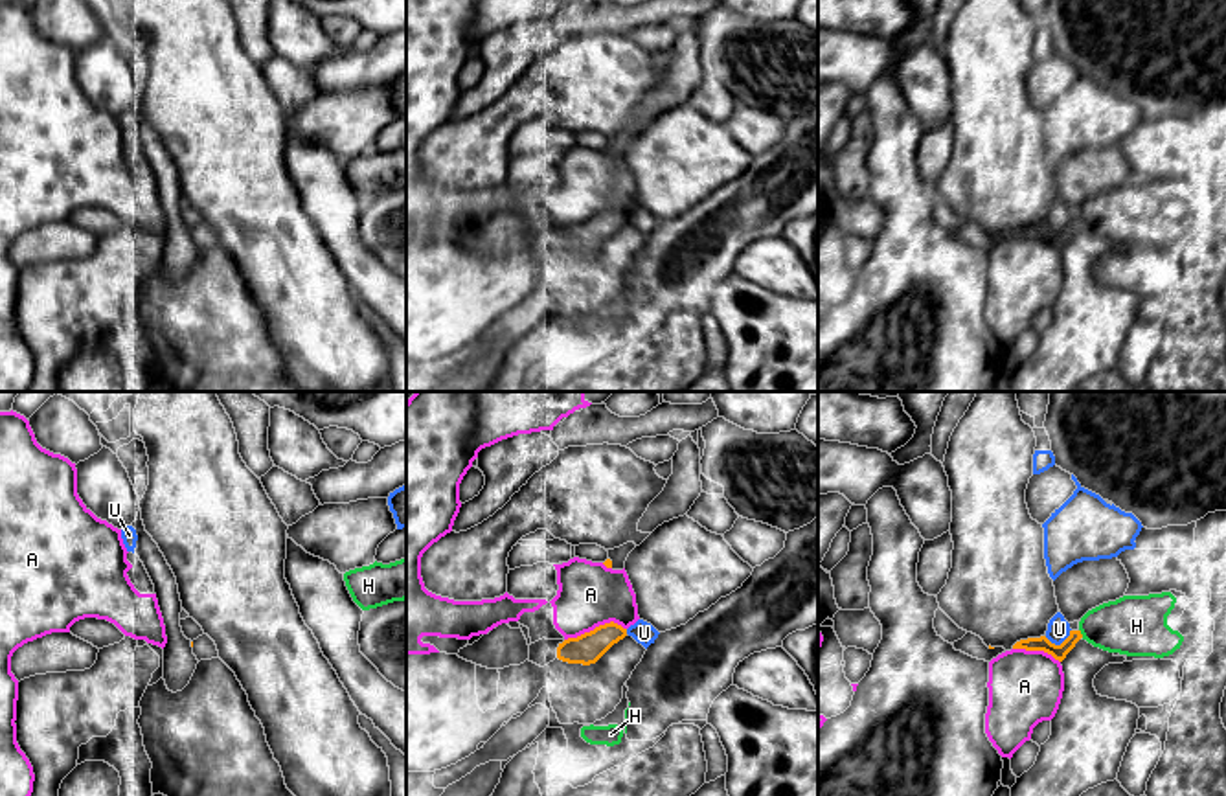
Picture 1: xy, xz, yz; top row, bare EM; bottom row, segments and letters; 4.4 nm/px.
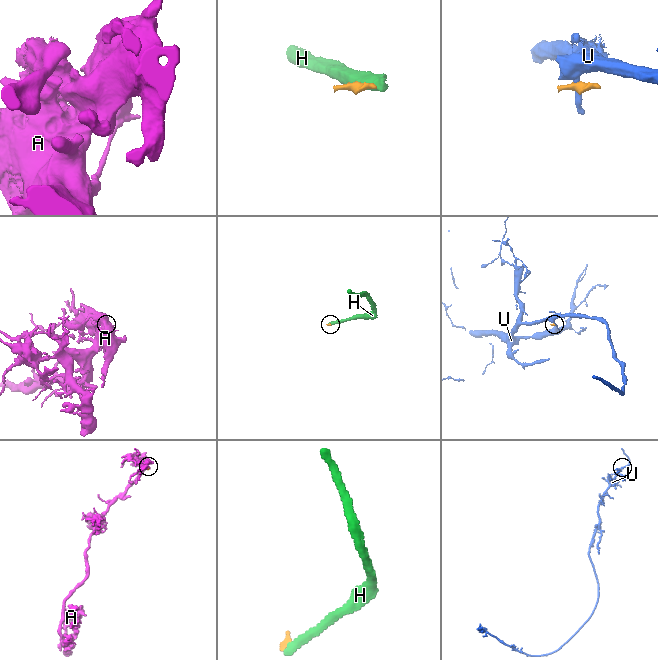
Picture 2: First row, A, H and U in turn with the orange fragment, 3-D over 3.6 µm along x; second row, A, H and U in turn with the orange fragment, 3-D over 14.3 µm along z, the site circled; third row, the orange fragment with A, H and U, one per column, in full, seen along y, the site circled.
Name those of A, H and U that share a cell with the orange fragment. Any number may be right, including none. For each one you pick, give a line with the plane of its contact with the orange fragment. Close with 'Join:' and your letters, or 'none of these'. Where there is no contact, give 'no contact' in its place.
Join: none of these

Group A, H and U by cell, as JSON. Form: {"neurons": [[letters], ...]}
{"neurons": [["A"], ["H"], ["U"]]}

